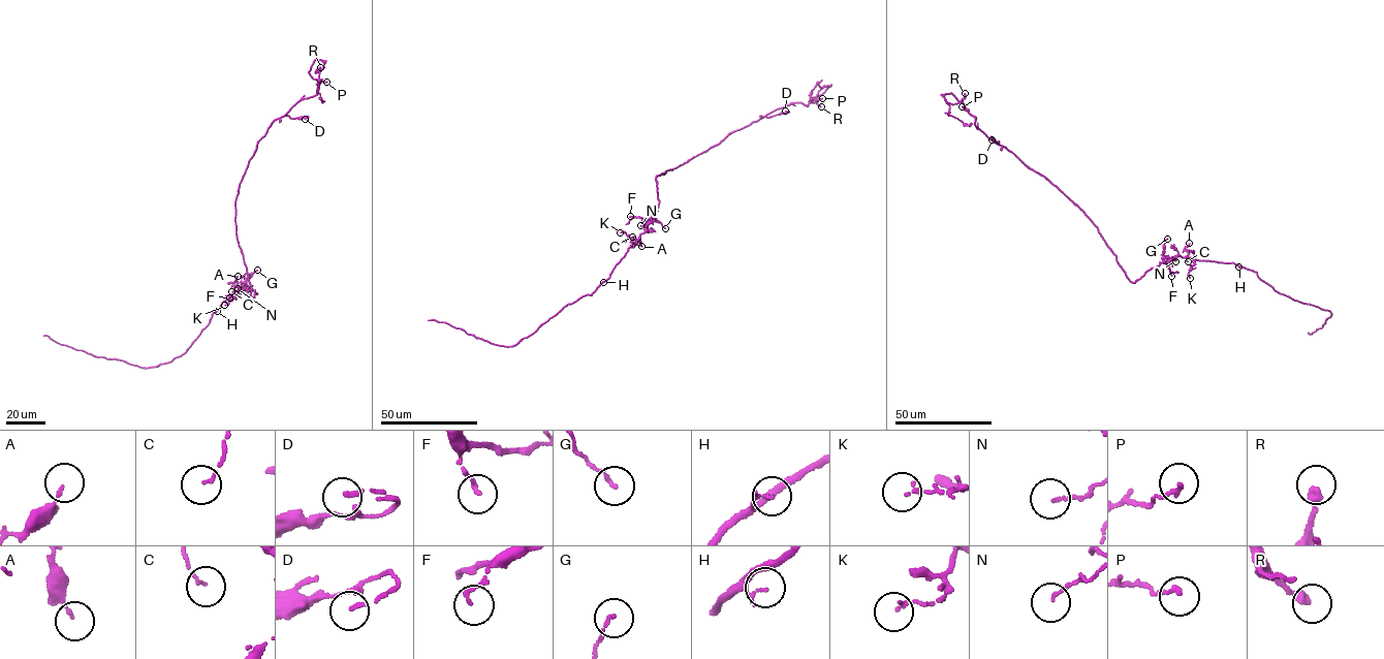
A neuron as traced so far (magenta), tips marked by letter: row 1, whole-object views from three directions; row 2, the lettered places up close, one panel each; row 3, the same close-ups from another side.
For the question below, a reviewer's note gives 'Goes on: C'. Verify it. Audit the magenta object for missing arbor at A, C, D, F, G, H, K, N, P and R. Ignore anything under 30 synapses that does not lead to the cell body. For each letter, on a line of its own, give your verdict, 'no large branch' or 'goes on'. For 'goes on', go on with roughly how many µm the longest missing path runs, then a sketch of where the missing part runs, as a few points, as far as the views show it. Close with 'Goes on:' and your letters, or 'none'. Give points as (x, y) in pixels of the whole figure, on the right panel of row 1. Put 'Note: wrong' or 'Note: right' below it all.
A: no large branch
C: no large branch
D: no large branch
F: no large branch
G: no large branch
H: no large branch
K: no large branch
N: no large branch
P: no large branch
R: no large branch
Goes on: none
Note: wrong

